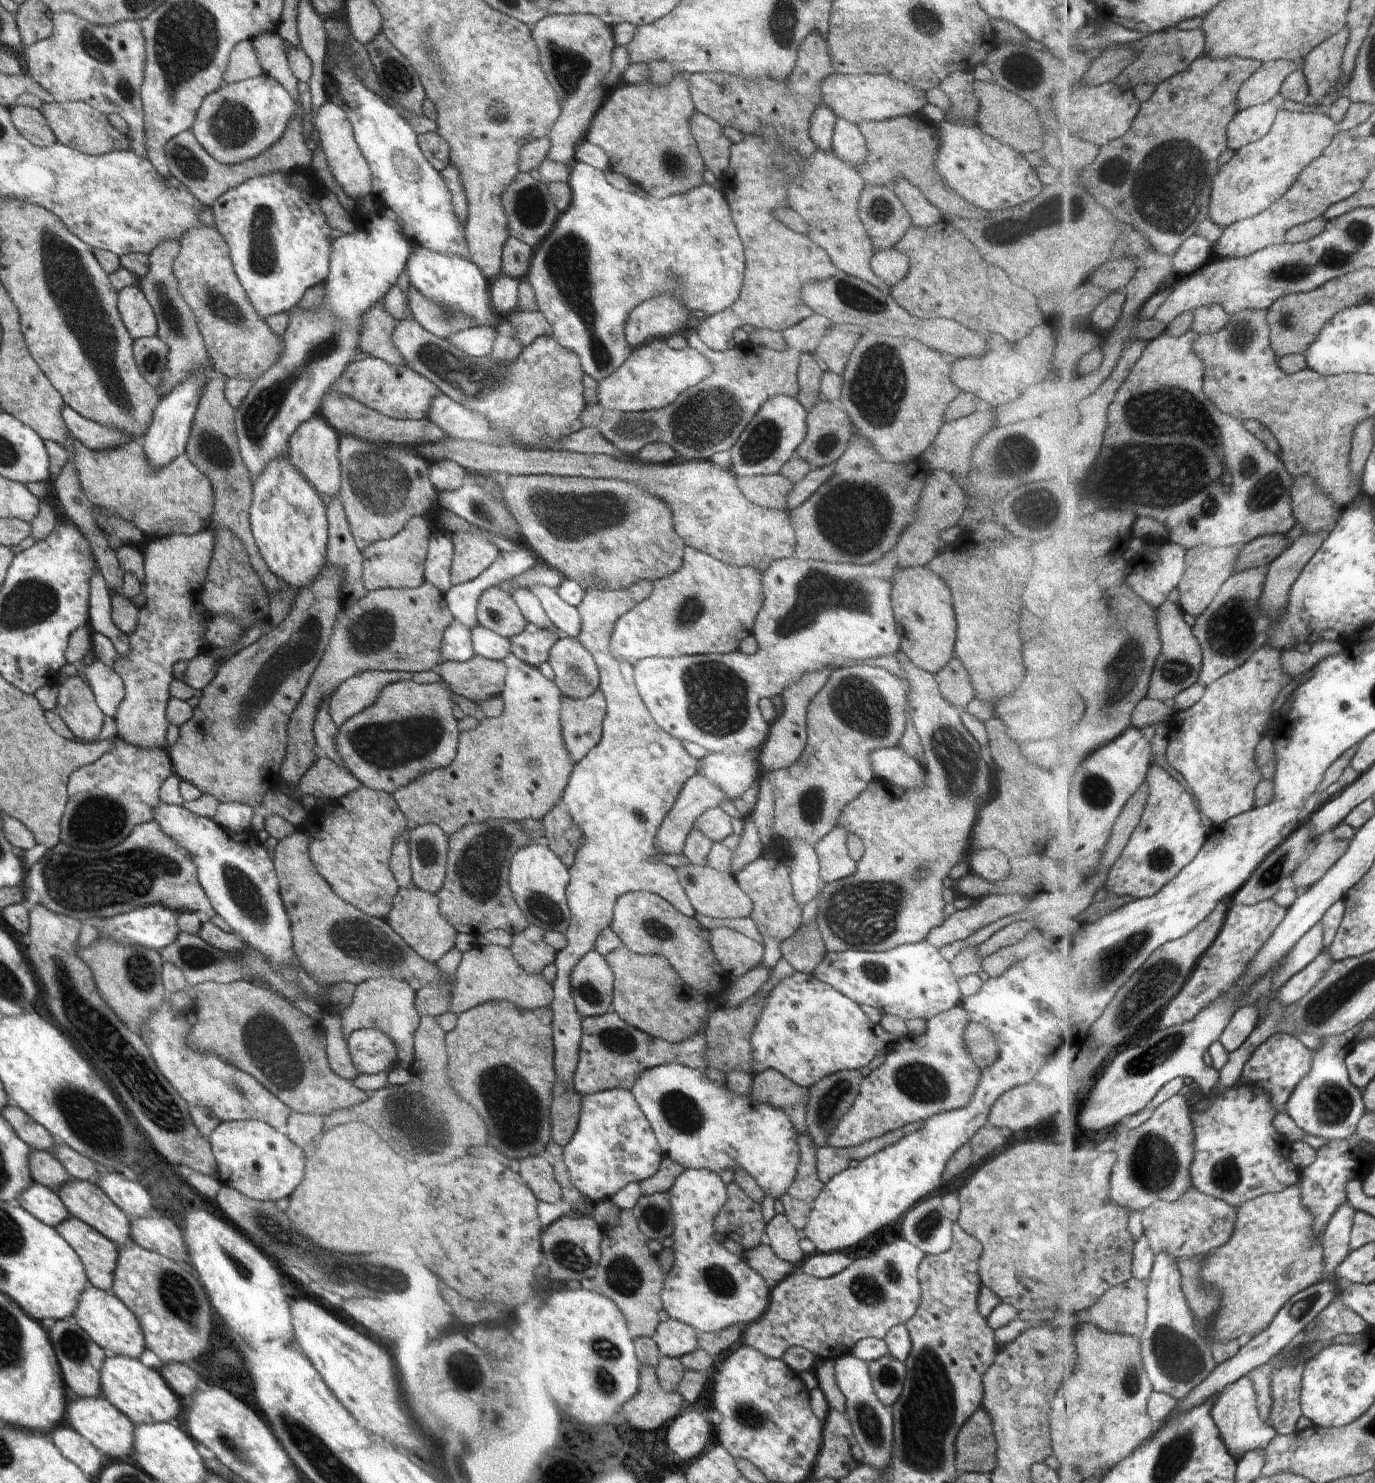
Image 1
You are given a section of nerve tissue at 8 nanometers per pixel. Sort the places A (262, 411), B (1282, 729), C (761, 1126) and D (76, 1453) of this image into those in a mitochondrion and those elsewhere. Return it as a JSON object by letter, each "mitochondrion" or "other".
{"A":"mitochondrion","B":"other","C":"other","D":"other"}

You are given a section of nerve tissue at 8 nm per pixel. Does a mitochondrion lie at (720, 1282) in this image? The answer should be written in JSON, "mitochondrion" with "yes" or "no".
{"mitochondrion":"yes"}

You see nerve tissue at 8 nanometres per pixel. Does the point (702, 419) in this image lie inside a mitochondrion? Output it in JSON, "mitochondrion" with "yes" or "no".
{"mitochondrion":"yes"}

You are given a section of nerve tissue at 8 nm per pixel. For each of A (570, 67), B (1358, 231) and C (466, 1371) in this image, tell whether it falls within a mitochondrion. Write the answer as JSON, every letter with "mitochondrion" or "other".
{"A":"mitochondrion","B":"mitochondrion","C":"mitochondrion"}

